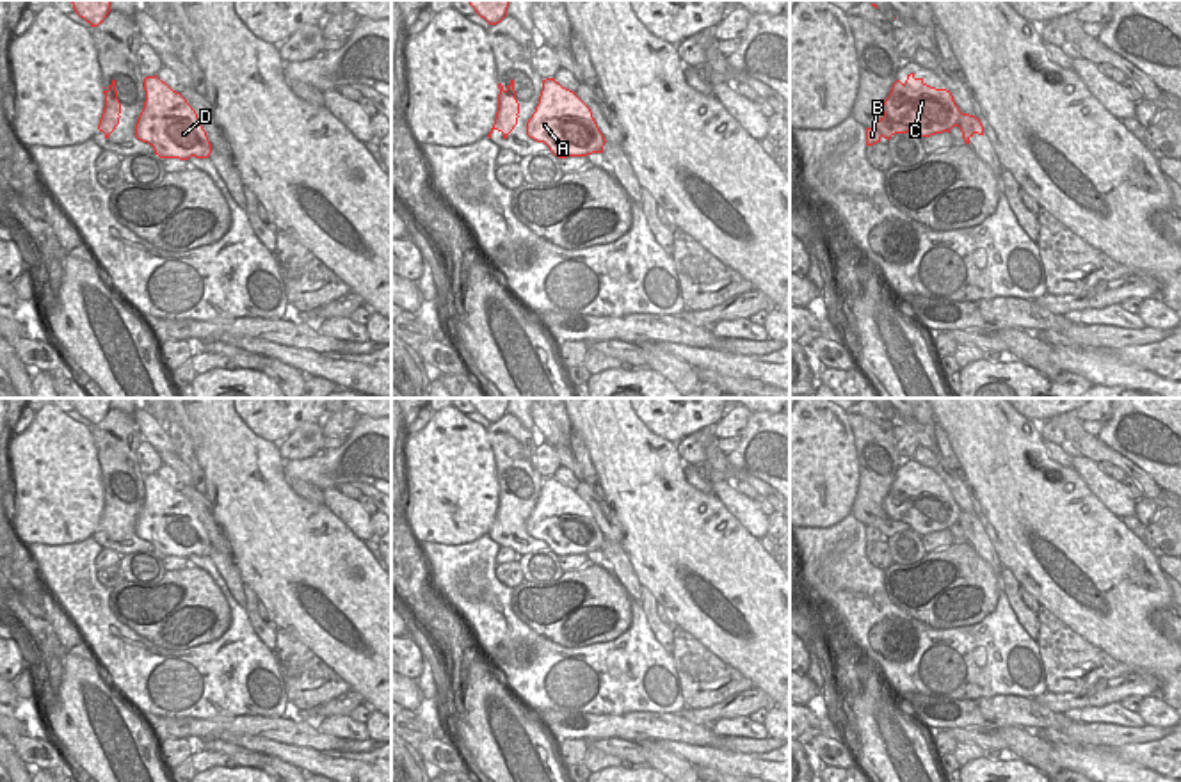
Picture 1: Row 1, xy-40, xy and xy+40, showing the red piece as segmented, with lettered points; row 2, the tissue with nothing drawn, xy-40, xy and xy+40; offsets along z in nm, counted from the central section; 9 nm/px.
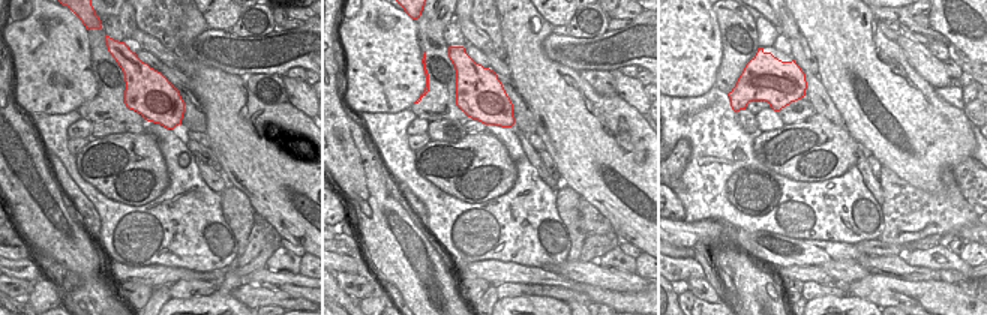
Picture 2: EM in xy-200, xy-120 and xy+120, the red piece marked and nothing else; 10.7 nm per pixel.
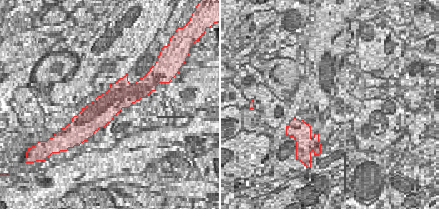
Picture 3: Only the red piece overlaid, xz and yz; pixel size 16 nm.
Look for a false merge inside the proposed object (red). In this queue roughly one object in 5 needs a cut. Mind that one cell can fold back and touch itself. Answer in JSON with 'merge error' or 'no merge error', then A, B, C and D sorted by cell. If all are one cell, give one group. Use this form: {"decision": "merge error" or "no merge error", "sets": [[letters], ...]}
{"decision": "no merge error", "sets": [["A", "B", "C", "D"]]}

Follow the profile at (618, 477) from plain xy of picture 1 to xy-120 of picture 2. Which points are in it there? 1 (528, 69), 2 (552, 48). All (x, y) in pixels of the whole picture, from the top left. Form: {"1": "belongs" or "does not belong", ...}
{"1": "belongs", "2": "does not belong"}

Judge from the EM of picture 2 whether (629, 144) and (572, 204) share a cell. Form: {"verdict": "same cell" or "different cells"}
{"verdict": "different cells"}

